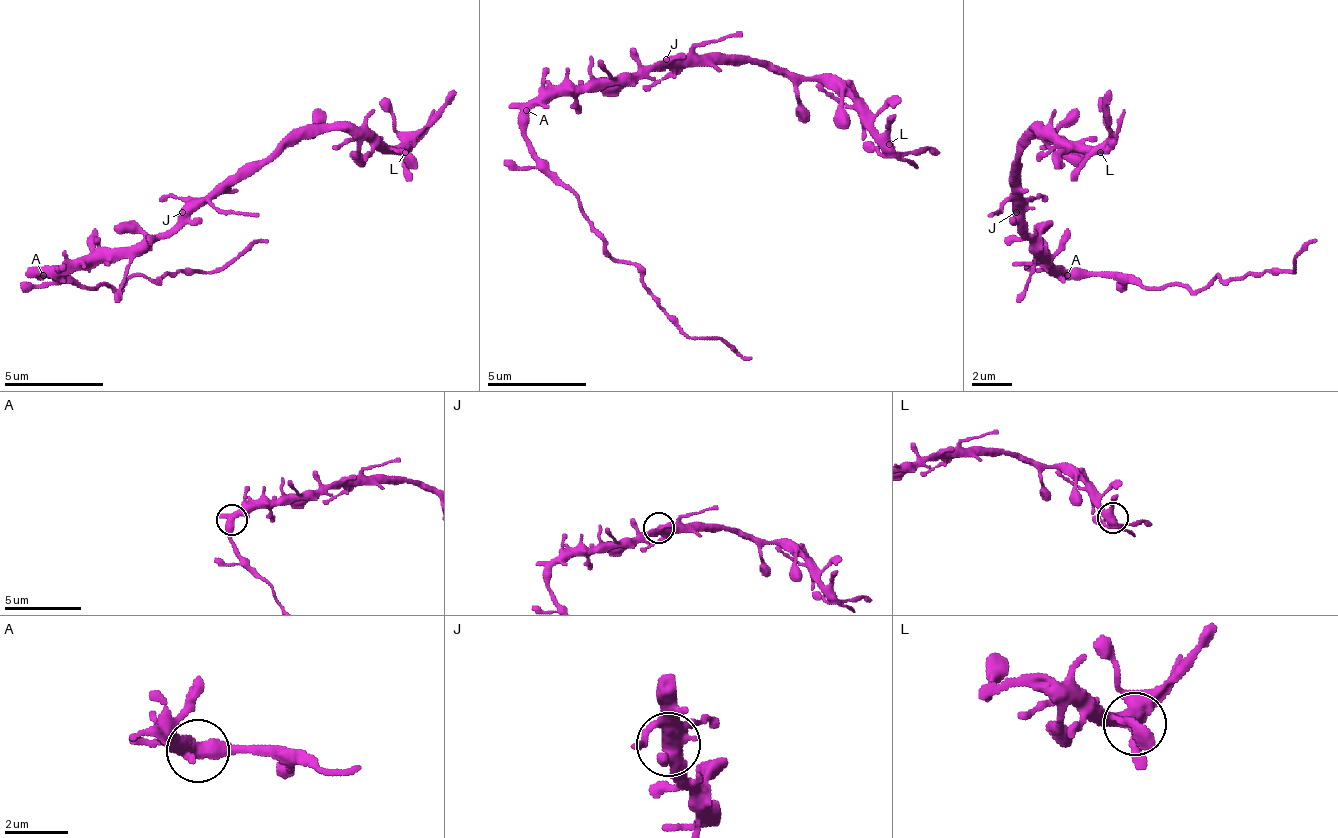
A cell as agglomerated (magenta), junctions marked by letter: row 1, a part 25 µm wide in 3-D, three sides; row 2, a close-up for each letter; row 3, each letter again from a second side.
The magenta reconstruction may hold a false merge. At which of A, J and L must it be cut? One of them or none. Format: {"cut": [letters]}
{"cut": ["A"]}

